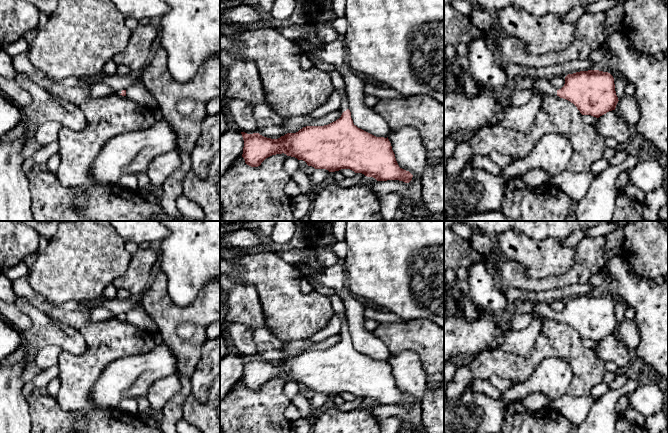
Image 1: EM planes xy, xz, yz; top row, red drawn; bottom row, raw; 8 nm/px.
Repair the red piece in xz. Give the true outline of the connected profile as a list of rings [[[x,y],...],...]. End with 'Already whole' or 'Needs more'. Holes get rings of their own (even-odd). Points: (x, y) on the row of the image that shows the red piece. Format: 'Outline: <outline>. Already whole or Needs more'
Outline: [[[330,71],[328,74],[334,88],[342,94],[340,109],[344,112],[341,117],[328,125],[306,126],[296,133],[287,133],[278,139],[267,138],[259,133],[241,132],[244,140],[242,157],[245,163],[251,167],[258,167],[266,158],[284,153],[305,161],[308,166],[315,169],[326,169],[329,172],[350,169],[355,173],[373,177],[377,181],[399,180],[409,183],[413,175],[399,167],[388,137],[376,137],[353,123],[351,112],[348,109],[349,103],[343,75],[338,71]]]. Needs more

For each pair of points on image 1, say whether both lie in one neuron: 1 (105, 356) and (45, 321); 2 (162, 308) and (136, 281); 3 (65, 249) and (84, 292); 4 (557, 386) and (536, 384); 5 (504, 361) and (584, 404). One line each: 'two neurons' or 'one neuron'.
1: two neurons
2: two neurons
3: one neuron
4: one neuron
5: two neurons

